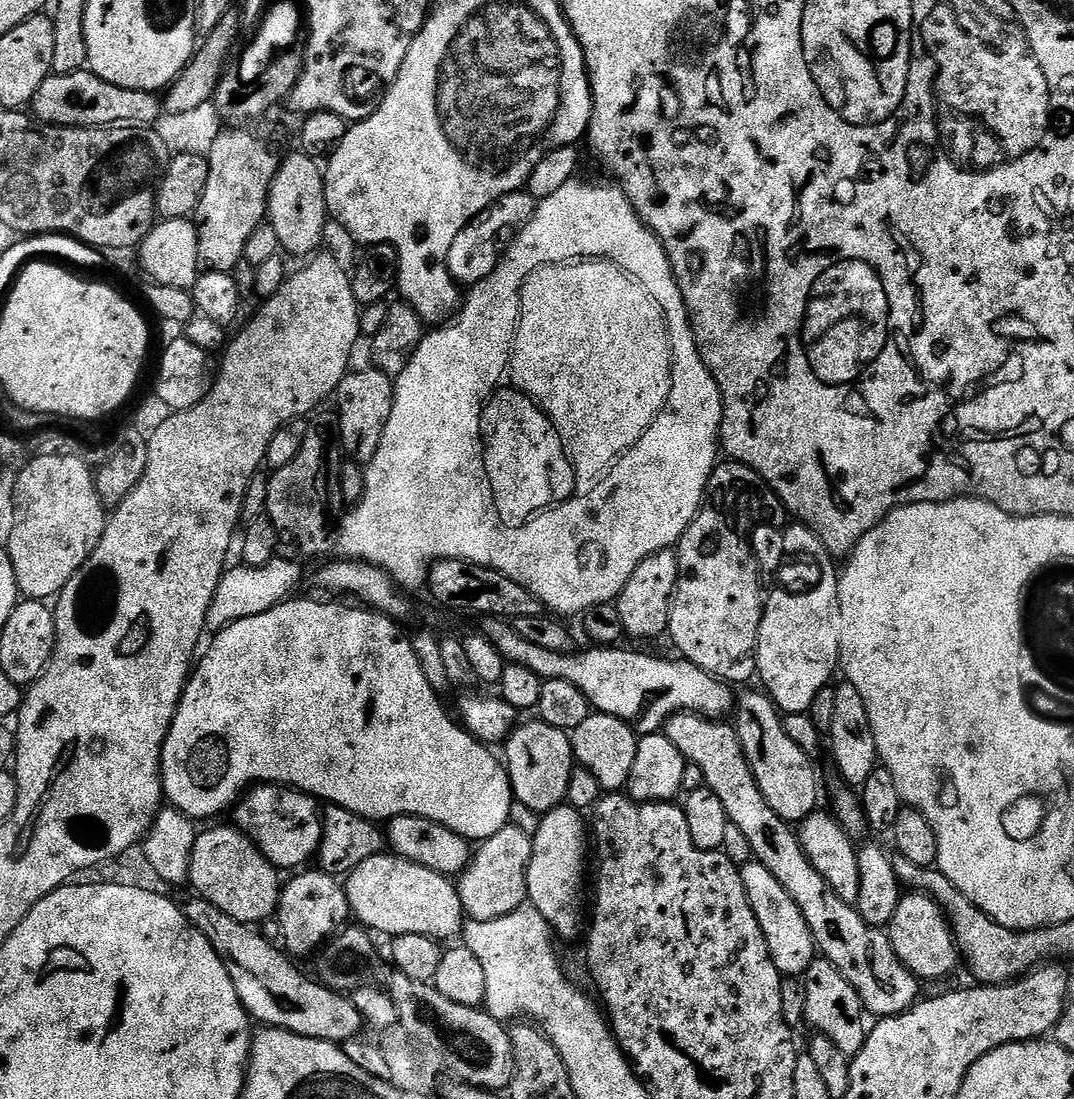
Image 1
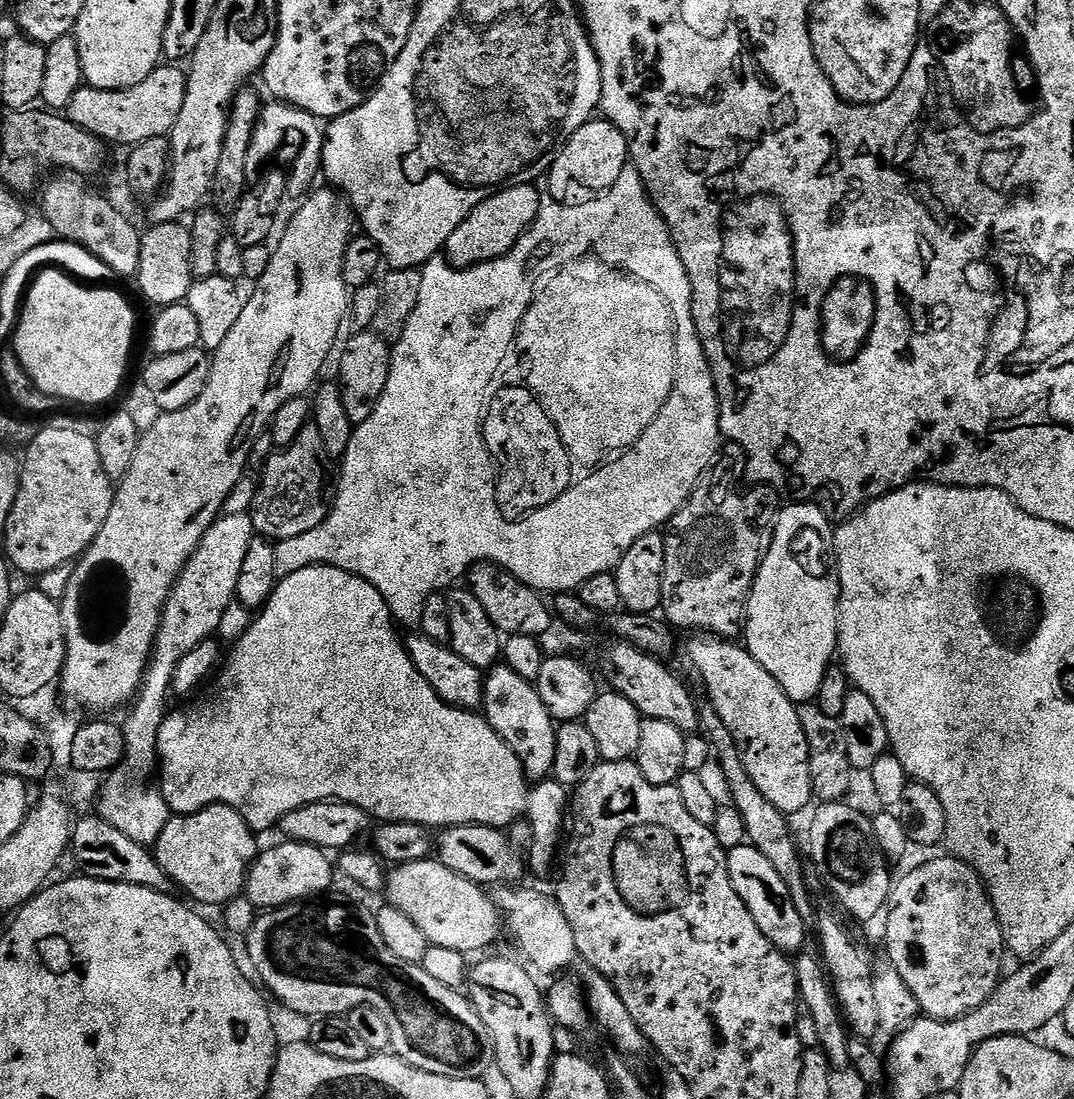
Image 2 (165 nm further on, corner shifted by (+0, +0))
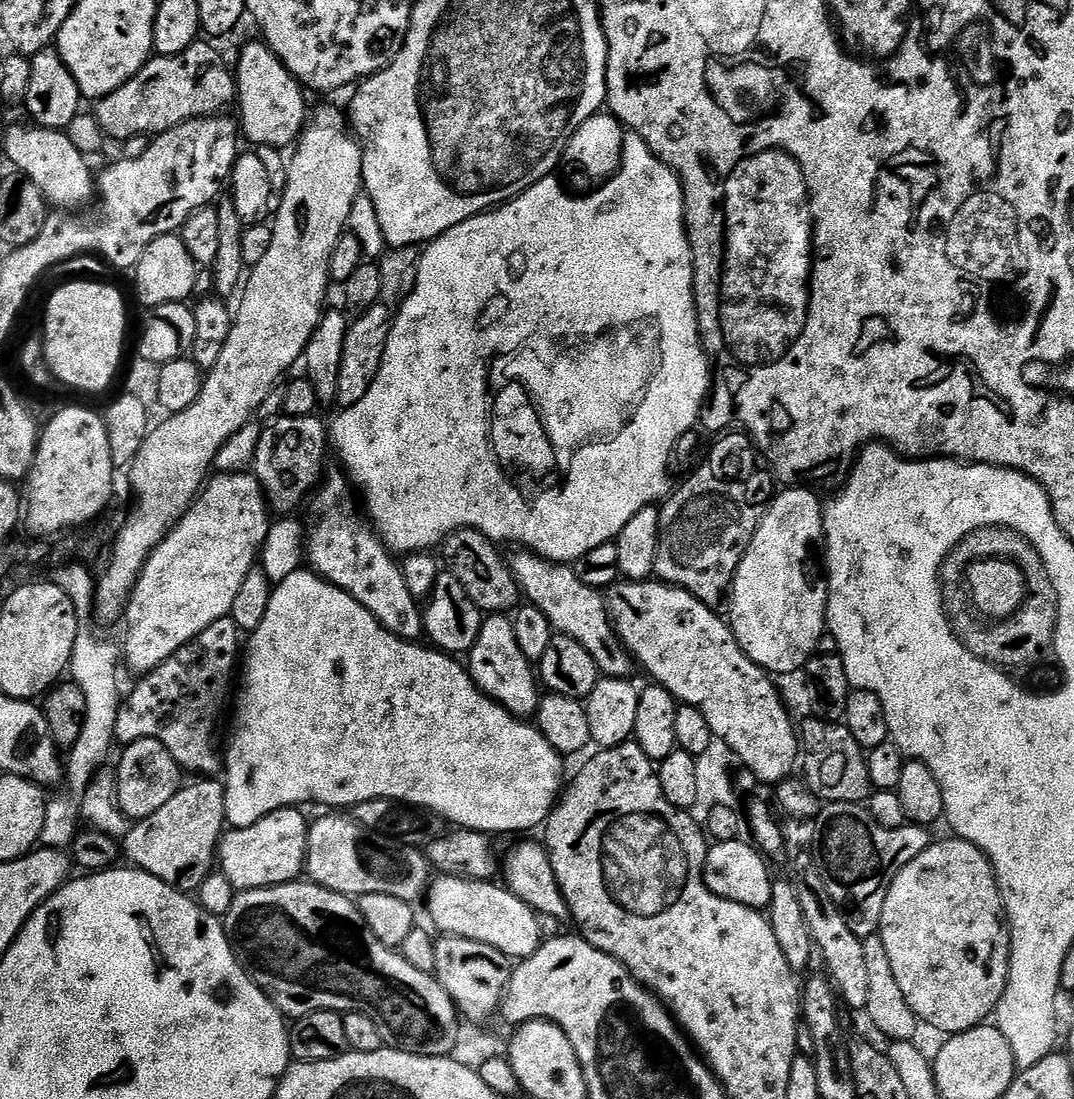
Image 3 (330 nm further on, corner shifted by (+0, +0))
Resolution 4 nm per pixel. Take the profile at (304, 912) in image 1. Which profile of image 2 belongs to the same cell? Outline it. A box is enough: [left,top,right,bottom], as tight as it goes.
[246,840,334,910]

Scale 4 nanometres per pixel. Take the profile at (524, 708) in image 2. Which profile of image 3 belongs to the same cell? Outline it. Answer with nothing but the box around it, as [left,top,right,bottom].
[466,615,542,717]

